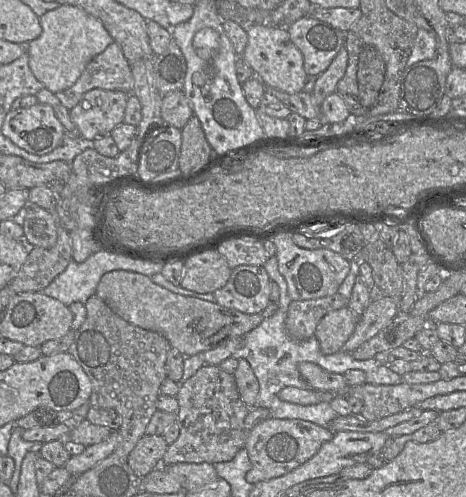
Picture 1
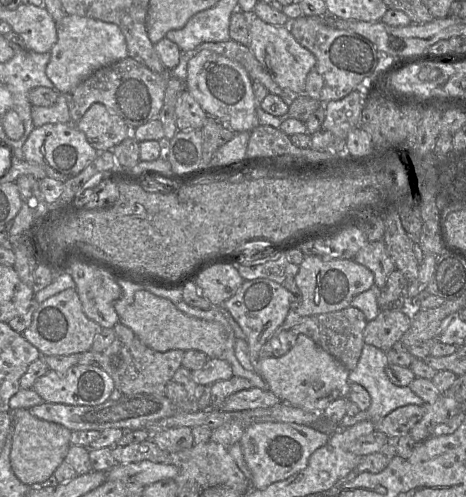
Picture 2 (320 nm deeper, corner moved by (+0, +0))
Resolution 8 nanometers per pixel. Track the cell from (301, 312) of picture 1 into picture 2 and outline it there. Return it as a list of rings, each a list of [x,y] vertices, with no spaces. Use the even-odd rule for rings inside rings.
[[[349,306],[339,311],[314,315],[300,316],[291,308],[283,324],[264,343],[259,358],[280,357],[285,355],[294,345],[298,335],[304,334],[310,337],[318,346],[341,362],[349,371],[352,371],[361,356],[363,346],[363,332],[367,321],[363,312]]]

